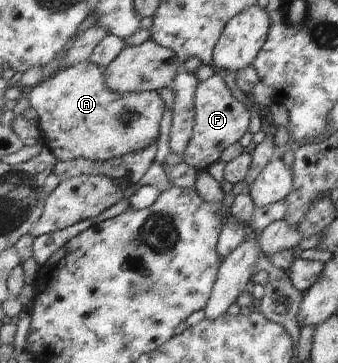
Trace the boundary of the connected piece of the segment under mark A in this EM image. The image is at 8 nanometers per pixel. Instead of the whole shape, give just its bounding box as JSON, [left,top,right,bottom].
[28,60,167,161]

